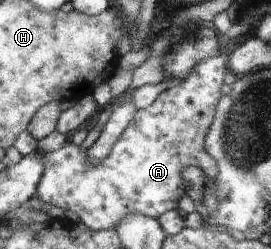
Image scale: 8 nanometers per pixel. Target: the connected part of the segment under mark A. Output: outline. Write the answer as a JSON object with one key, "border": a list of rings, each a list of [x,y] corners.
{"border":[[[221,37],[220,45],[227,48],[225,54],[204,59],[179,83],[168,86],[157,100],[144,109],[136,109],[135,116],[119,135],[111,152],[99,163],[98,167],[87,162],[86,153],[81,153],[79,146],[68,140],[66,146],[51,152],[41,151],[44,169],[40,178],[37,195],[51,206],[69,210],[77,214],[80,222],[92,231],[116,229],[128,215],[143,215],[158,219],[163,213],[177,208],[177,202],[184,194],[182,172],[186,166],[195,165],[202,168],[210,179],[216,177],[218,170],[216,160],[207,154],[204,147],[205,137],[216,113],[217,103],[221,100],[223,78],[230,68],[227,67],[233,44],[240,43],[241,38]]]}

